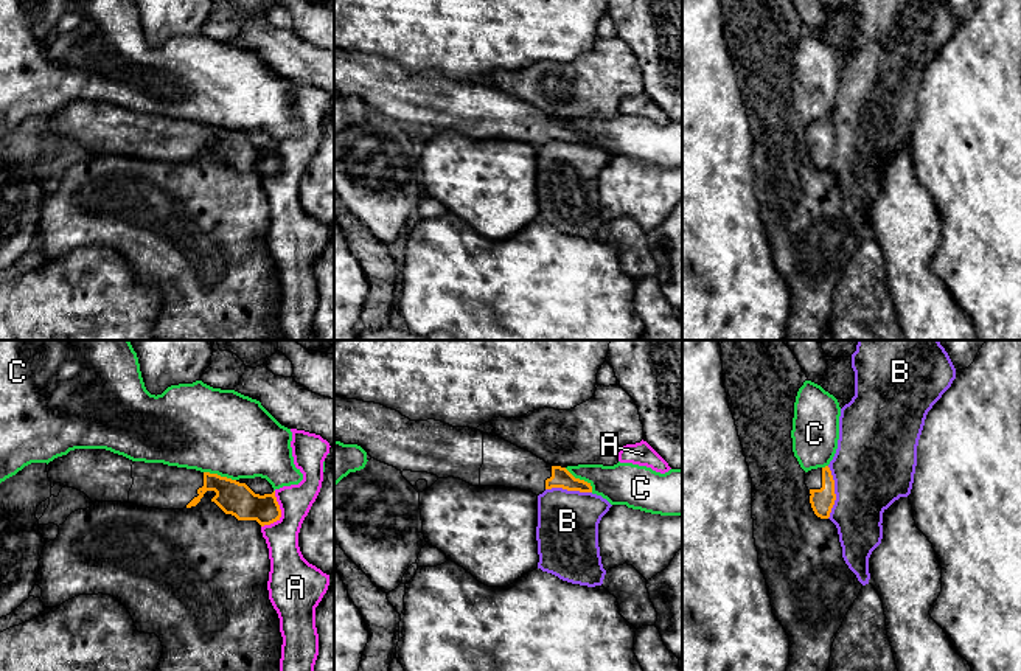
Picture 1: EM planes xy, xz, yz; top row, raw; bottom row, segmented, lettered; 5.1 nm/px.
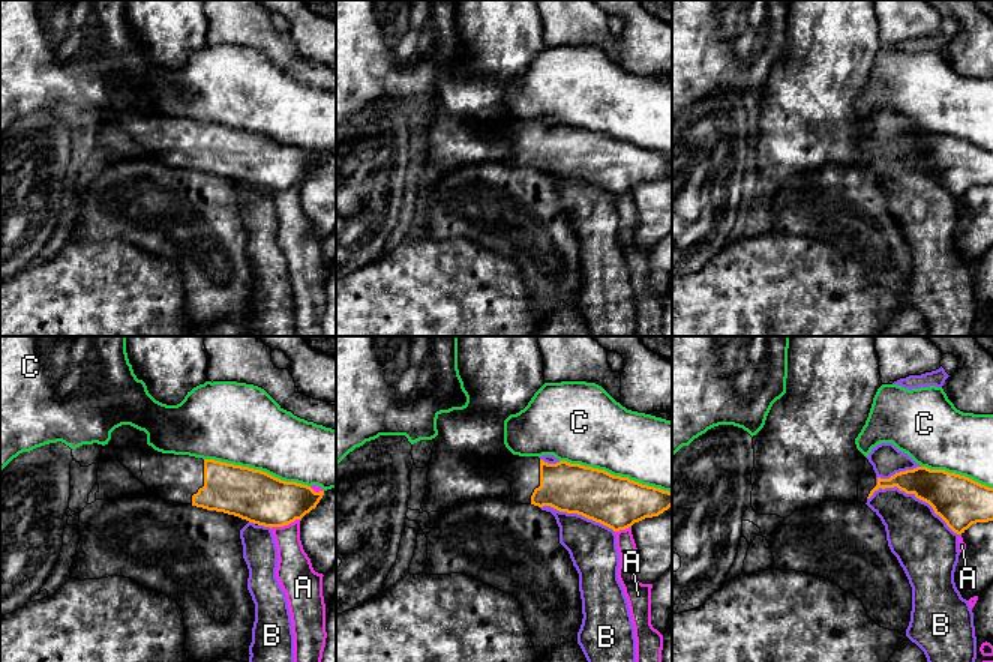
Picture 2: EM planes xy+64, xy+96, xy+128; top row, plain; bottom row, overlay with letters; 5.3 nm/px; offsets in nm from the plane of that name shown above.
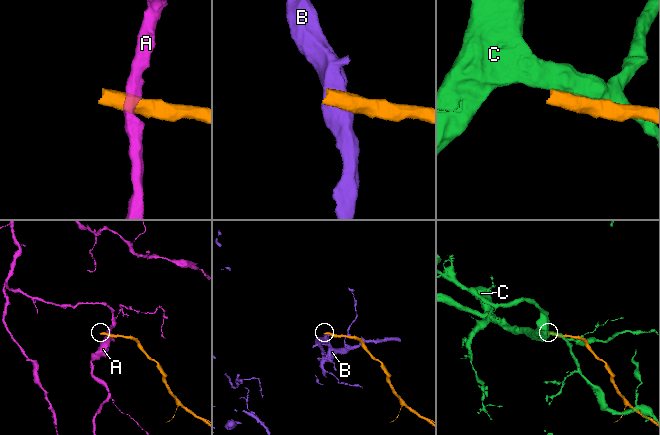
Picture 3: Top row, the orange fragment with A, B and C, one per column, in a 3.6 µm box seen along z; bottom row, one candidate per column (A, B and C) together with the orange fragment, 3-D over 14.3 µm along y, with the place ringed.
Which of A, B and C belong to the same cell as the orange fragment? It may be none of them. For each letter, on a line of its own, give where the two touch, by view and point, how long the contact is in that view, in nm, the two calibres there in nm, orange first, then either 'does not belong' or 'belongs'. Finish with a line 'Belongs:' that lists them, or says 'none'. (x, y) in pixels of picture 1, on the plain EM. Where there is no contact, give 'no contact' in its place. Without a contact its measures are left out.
A: xy (280, 165) | 200 nm | 170/170 nm | does not belong
B: yz (833, 145) | 280 nm | 120/420 nm | does not belong
C: xz (578, 131) | 200 nm | 100/220 nm | does not belong
Belongs: none

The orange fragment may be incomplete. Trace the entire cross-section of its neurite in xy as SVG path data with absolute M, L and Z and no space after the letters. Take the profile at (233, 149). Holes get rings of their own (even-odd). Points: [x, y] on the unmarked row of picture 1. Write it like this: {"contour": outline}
{"contour": "M75 101L47 116L51 140L56 135L84 144L93 155L121 154L159 162L183 162L196 158L207 143L214 143L211 151L225 166L238 172L256 172L261 179L281 169L281 162L272 146L255 146L246 135L196 121L168 118L163 115L132 113L106 101Z"}

